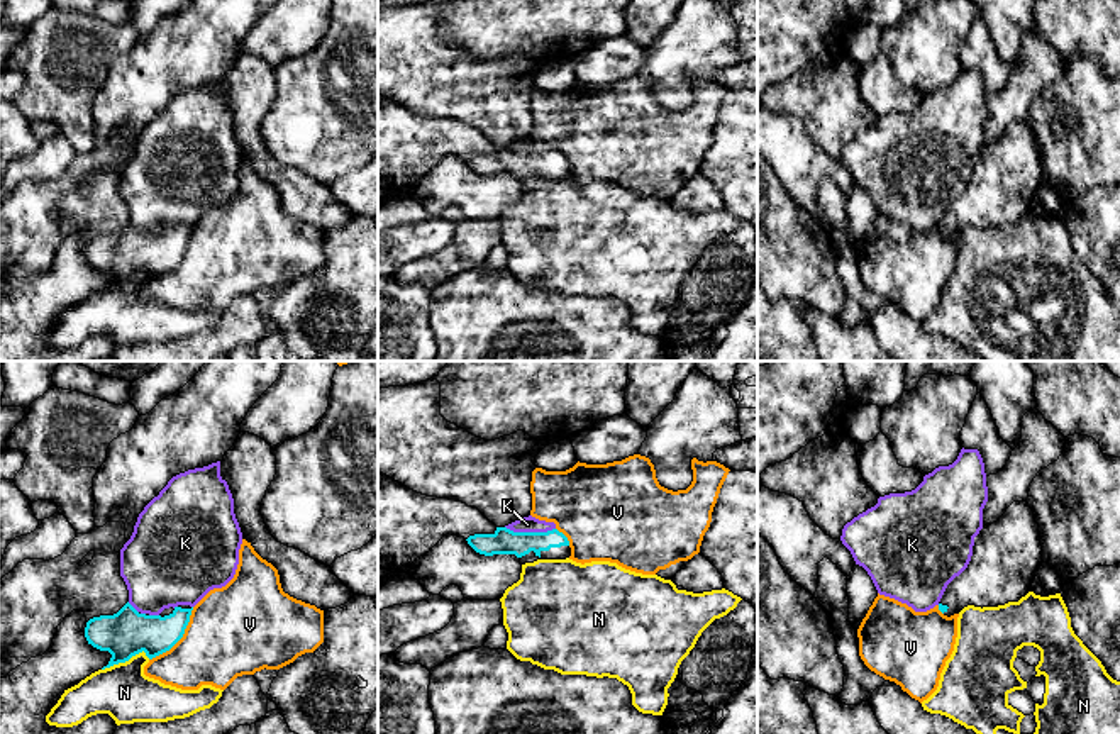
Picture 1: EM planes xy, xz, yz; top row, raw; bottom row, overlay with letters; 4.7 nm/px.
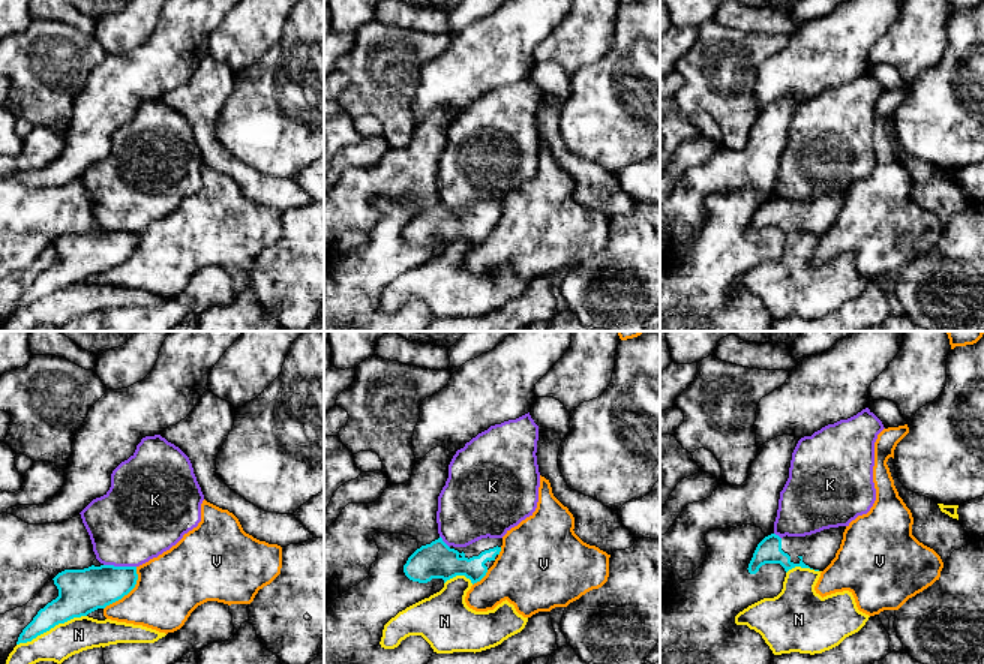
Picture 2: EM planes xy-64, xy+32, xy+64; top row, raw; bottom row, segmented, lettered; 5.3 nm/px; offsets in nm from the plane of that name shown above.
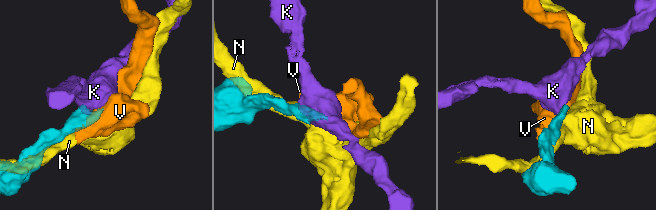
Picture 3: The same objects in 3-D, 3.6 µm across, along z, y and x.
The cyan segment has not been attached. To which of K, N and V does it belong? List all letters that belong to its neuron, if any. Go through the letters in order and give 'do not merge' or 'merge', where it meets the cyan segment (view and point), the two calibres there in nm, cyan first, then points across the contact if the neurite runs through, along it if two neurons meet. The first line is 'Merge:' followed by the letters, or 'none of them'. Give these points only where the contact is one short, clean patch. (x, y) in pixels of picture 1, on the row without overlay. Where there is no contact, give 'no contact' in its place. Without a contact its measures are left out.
Merge: none of them
K: do not merge; meets cyan in xz at (531, 153); 120 nm thick on the cyan side, 80 nm on the other; border along xz (505, 146), (514, 151), (554, 150)
N: do not merge; meets cyan in xy at (126, 280); 220 nm thick on the cyan side, 260 nm on the other
V: do not merge; meets cyan in xy at (180, 258); 220 nm thick on the cyan side, 420 nm on the other; border along xy (194, 227), (185, 253), (168, 270), (149, 280)

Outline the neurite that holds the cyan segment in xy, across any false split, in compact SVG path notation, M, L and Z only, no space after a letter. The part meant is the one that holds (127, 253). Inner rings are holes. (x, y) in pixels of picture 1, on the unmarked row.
M129 222L114 236L86 242L88 264L112 275L105 288L129 281L139 273L149 280L169 271L185 254L193 227L164 229L159 236L137 232Z

